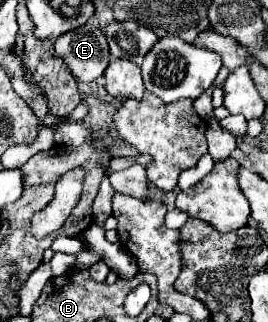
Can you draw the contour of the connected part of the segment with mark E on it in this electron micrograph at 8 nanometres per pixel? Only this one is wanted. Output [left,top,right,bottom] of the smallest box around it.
[55,23,111,83]

